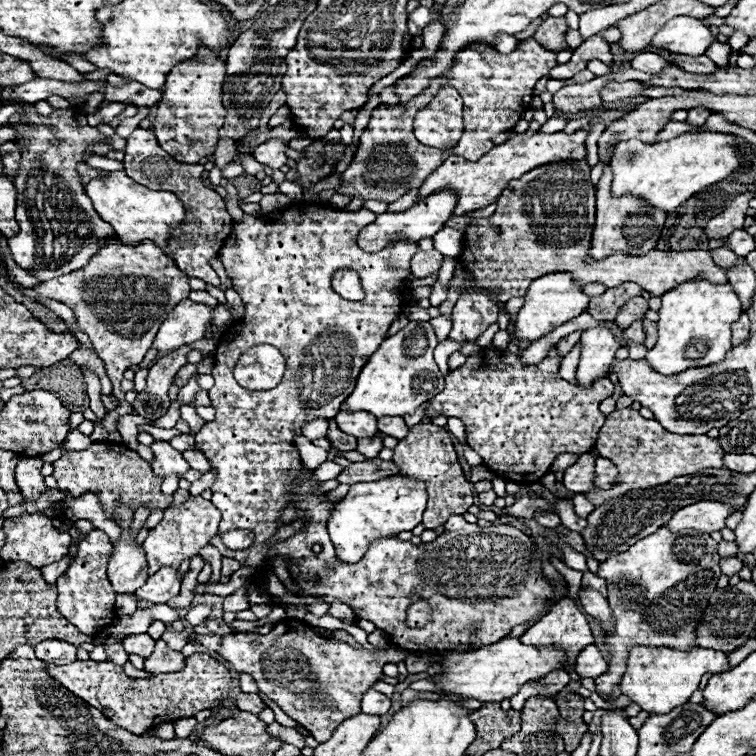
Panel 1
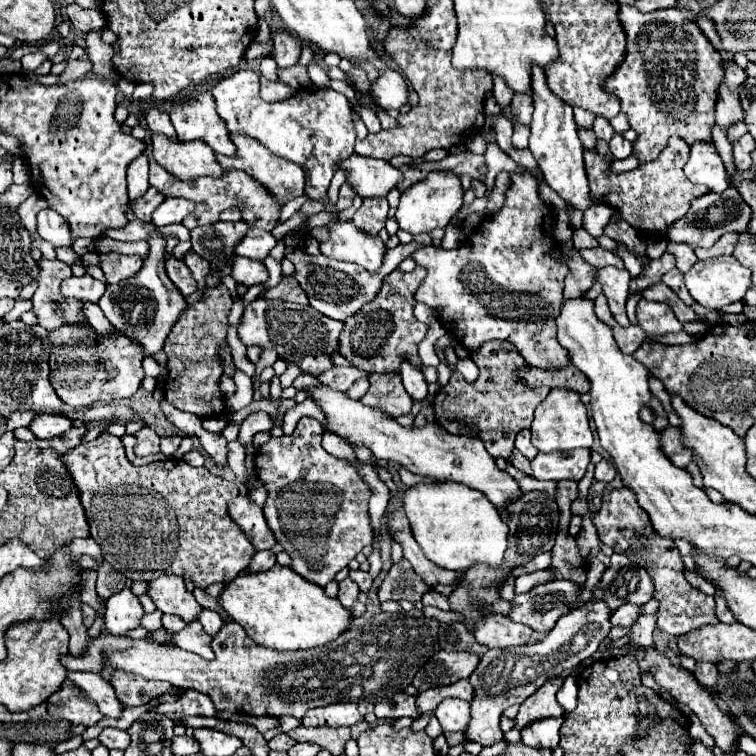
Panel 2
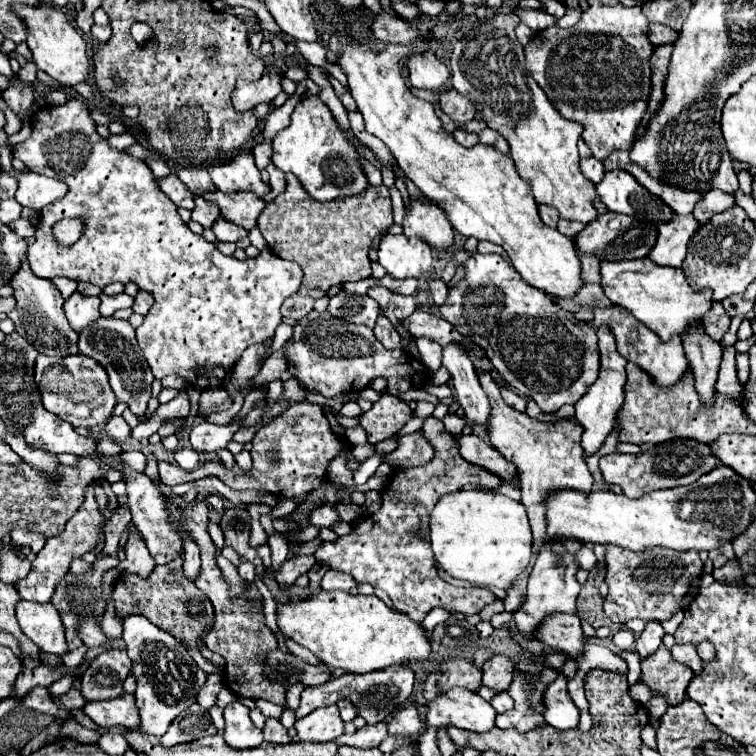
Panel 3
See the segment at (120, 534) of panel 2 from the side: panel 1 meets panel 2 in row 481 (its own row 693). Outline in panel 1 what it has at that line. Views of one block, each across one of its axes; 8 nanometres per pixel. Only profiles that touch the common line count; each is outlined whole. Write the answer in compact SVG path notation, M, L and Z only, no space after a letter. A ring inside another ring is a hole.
M192 654L186 658L186 664L180 672L156 674L150 680L132 680L124 674L122 666L94 660L76 660L64 666L46 664L46 670L56 682L64 684L64 688L68 688L72 694L98 708L116 726L138 736L162 722L190 718L200 710L216 708L224 702L226 694L232 692L230 672L220 658L214 658L210 654Z

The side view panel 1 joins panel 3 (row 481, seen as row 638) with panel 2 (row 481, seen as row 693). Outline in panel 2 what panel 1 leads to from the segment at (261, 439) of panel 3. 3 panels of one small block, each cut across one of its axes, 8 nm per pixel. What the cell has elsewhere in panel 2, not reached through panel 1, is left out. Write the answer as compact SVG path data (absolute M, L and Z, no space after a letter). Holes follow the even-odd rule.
M304 416L300 418L292 434L272 436L266 444L260 446L260 450L256 450L254 464L258 480L268 490L268 498L264 504L268 526L272 528L276 542L282 544L282 548L292 558L290 568L302 578L318 586L326 586L344 566L348 566L352 558L356 558L356 554L364 546L372 544L374 534L368 520L368 498L372 496L372 490L360 478L354 464L350 464L348 460L340 460L322 448L322 430L318 426L318 420Z

